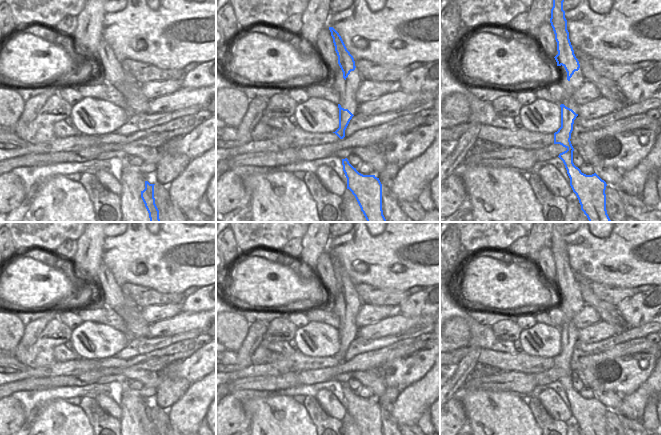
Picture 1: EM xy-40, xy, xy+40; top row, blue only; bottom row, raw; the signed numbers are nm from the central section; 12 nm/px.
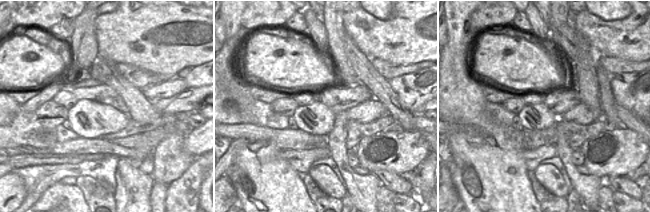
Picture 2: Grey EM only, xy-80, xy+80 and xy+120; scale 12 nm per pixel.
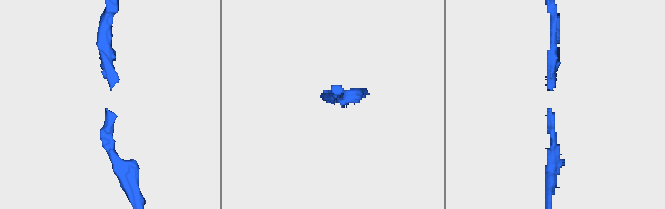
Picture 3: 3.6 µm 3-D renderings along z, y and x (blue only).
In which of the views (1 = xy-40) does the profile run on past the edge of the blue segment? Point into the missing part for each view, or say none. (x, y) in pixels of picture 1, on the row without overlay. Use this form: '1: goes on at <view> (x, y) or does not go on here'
1: does not go on here

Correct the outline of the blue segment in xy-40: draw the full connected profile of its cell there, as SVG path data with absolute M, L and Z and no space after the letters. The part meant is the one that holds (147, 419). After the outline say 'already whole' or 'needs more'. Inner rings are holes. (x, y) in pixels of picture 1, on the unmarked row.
M145 405L145 413L141 415L141 422L145 428L147 435L159 435L154 422L154 409Z; already whole

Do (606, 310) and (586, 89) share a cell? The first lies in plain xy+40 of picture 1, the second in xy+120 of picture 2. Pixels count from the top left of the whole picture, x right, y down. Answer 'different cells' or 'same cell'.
same cell

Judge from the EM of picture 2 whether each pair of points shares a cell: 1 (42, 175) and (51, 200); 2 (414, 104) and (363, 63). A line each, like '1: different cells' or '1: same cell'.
1: different cells
2: different cells

